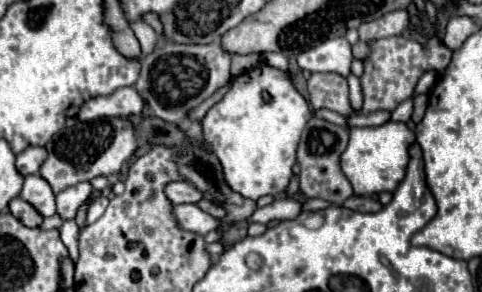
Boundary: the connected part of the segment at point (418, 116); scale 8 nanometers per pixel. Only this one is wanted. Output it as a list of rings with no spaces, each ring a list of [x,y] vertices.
[[[418,95],[414,97],[414,123],[420,123],[424,113],[426,113],[426,103],[428,103],[428,97],[426,95]]]

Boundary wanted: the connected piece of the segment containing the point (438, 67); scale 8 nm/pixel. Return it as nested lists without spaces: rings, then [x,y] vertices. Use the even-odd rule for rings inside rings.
[[[388,37],[372,43],[372,53],[364,63],[364,75],[360,79],[362,83],[362,95],[364,95],[364,107],[362,115],[374,113],[374,111],[394,111],[402,101],[412,97],[414,87],[424,71],[432,69],[436,73],[442,73],[450,65],[452,51],[444,47],[440,37],[432,37],[426,45],[426,49],[412,39],[406,37]]]

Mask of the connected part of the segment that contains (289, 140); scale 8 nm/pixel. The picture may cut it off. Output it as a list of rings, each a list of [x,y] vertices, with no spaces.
[[[258,65],[244,75],[238,75],[232,81],[230,91],[214,107],[210,107],[206,119],[202,119],[202,127],[204,127],[206,141],[210,143],[214,155],[218,155],[222,163],[226,185],[232,191],[240,193],[242,197],[256,201],[264,195],[278,197],[290,185],[290,179],[294,175],[292,167],[296,163],[296,145],[310,117],[312,117],[310,105],[298,93],[294,83],[282,71],[268,65]]]

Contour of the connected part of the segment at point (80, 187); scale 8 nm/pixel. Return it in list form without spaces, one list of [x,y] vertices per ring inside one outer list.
[[[78,183],[74,187],[68,187],[66,191],[60,191],[56,195],[56,205],[58,205],[58,215],[62,221],[68,219],[76,219],[78,209],[88,201],[90,193],[92,193],[92,185],[90,183]]]

